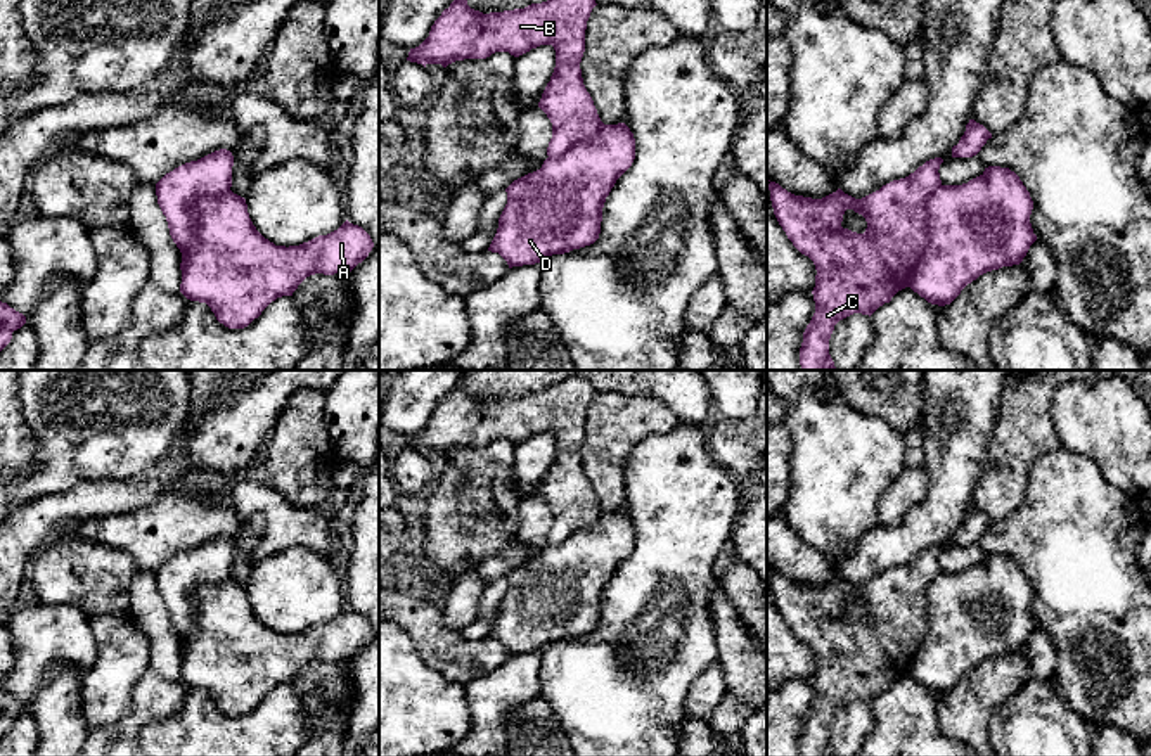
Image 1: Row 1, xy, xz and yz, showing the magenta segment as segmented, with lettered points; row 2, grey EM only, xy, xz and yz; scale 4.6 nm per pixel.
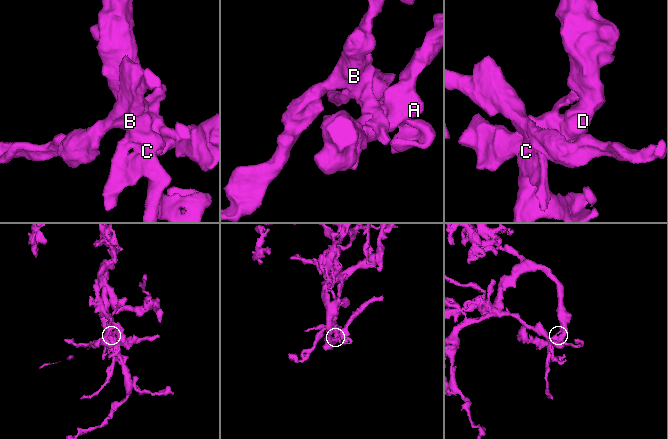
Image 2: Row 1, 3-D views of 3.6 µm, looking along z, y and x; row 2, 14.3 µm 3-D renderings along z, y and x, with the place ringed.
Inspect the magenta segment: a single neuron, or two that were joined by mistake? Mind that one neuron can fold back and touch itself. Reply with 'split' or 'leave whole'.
split

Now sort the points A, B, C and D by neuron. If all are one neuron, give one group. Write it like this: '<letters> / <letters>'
A D / B C

